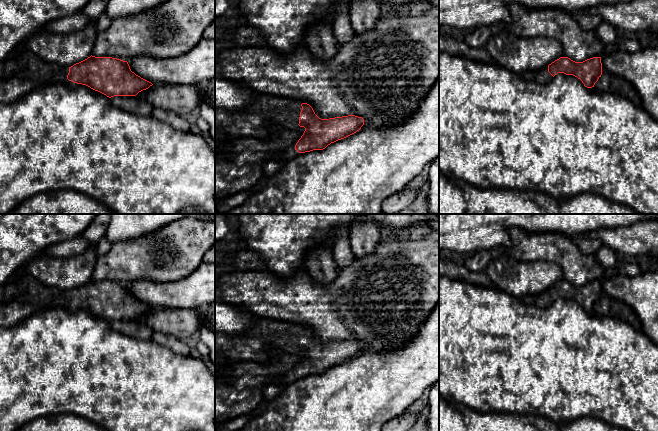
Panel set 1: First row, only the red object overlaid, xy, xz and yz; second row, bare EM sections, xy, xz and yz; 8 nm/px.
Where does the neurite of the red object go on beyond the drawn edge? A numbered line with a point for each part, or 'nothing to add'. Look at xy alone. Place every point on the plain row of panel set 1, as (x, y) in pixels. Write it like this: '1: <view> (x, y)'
1: xy (24, 294)

